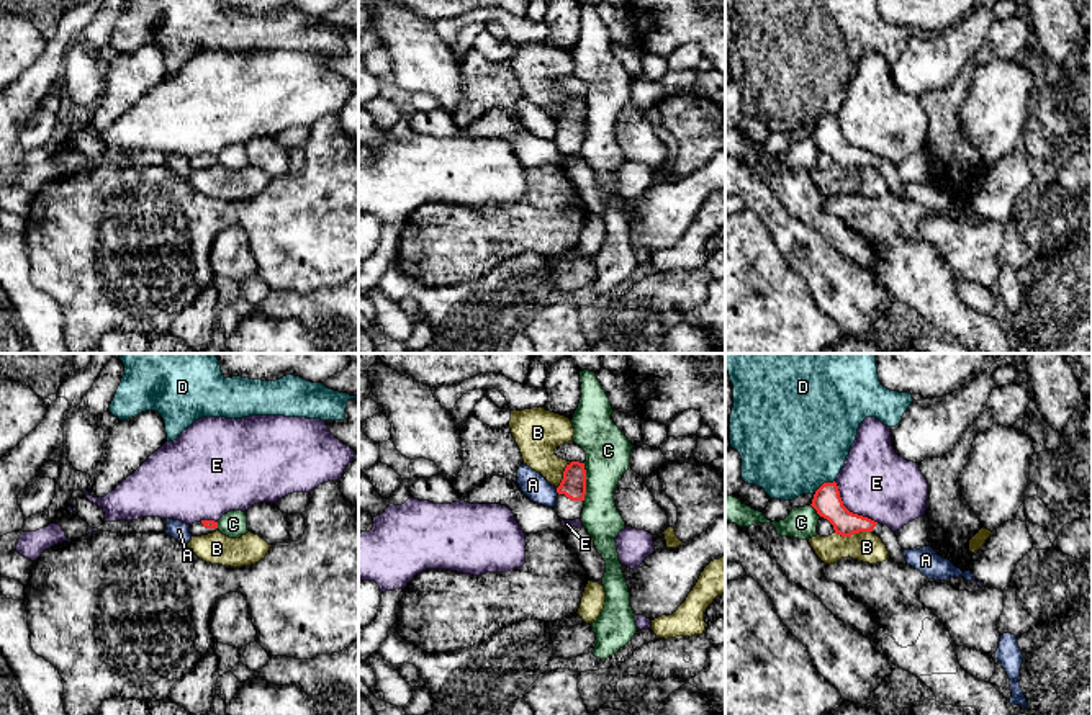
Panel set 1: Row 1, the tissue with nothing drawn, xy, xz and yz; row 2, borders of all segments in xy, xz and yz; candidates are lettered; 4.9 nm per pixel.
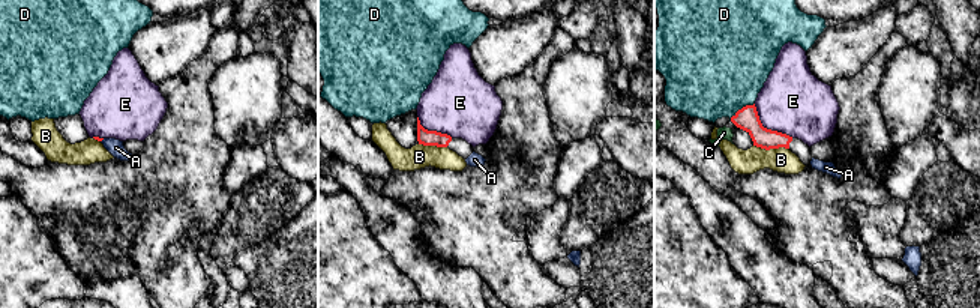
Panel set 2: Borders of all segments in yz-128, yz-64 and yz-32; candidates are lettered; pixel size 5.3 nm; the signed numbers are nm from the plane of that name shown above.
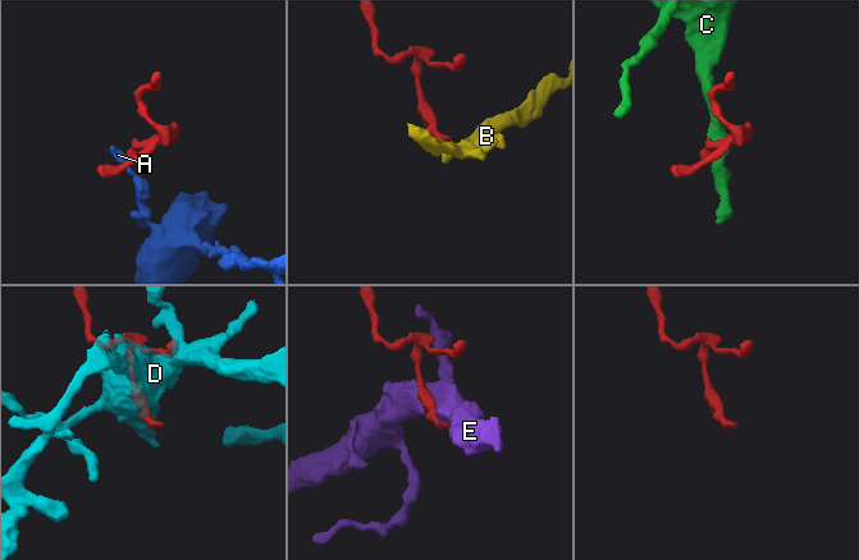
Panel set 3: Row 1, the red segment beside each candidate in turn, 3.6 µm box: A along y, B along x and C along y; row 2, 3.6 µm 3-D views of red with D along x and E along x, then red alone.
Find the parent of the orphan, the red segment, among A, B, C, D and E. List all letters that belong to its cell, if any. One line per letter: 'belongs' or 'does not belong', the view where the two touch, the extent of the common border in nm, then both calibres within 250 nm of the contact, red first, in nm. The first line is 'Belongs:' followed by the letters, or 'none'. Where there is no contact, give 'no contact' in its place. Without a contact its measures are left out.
Belongs: none
A: does not belong | xz | 40 nm | 130/120 nm
B: does not belong | yz | 180 nm | 140/150 nm
C: does not belong | xz | 180 nm | 130/220 nm
D: does not belong | yz | 120 nm | 140/500 nm
E: does not belong | yz | 300 nm | 140/340 nm

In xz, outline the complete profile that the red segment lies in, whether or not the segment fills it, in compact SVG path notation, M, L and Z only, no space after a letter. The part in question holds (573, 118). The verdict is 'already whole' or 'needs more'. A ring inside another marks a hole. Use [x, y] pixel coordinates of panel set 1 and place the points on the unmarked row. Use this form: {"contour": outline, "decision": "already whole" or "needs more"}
{"contour": "M571 95L563 105L563 113L557 121L555 144L563 154L581 152L586 128L586 103L584 97Z", "decision": "needs more"}

